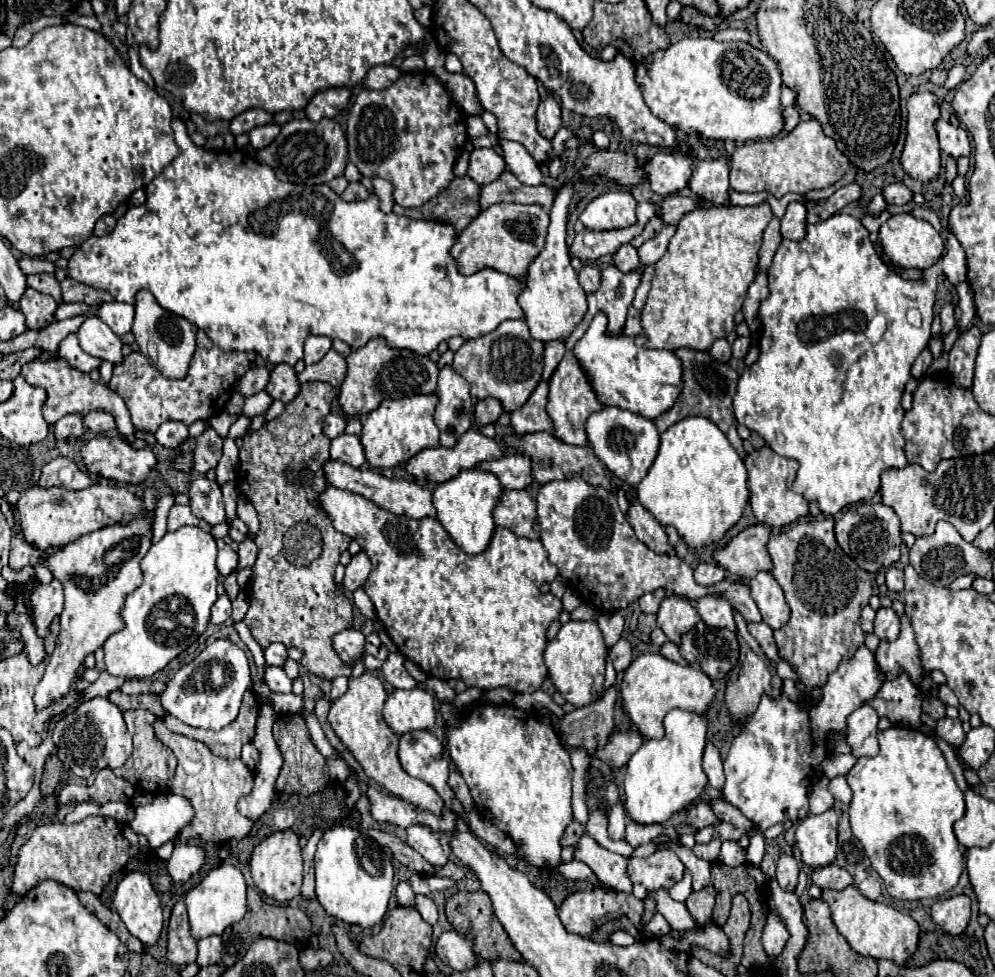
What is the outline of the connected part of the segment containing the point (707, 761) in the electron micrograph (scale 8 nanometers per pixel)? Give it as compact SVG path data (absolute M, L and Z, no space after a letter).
M706 743L704 747L704 757L702 757L702 769L708 777L708 783L712 789L720 791L724 787L724 771L722 771L722 759L720 759L720 751L712 745Z

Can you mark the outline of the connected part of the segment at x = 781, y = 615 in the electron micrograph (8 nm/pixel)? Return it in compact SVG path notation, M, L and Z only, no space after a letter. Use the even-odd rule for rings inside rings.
M760 571L750 581L750 595L756 601L756 605L762 613L762 621L766 625L770 625L772 629L778 629L788 621L790 607L784 599L784 591L780 589L780 585L776 583L776 579L770 573Z

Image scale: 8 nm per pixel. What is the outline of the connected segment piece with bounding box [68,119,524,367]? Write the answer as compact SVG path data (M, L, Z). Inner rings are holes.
M172 119L174 139L180 149L178 157L164 167L164 171L152 179L144 191L146 191L146 203L138 207L130 207L124 217L118 219L118 225L112 233L104 237L92 235L86 243L78 247L78 251L68 261L68 275L80 283L86 283L96 289L108 291L116 301L134 303L134 297L140 289L148 289L156 301L188 319L192 325L202 329L220 349L224 351L256 351L268 363L288 363L294 366L303 359L303 346L305 339L310 335L321 335L330 339L342 339L352 349L358 349L366 345L372 337L384 337L390 347L394 349L410 349L418 355L428 355L438 347L440 341L448 341L450 337L464 337L464 339L476 339L486 333L492 333L502 321L506 319L524 319L524 313L518 305L518 295L524 289L524 281L510 277L506 273L500 273L496 269L480 269L472 275L462 275L456 267L456 261L450 255L450 247L456 243L458 233L448 227L448 223L428 223L418 219L408 219L404 215L396 213L382 213L380 201L376 195L370 195L364 201L344 201L340 195L336 195L326 183L316 185L316 191L306 191L302 185L284 183L276 179L272 167L262 165L254 159L244 161L244 153L210 153L190 139L186 131L186 123L182 119Z

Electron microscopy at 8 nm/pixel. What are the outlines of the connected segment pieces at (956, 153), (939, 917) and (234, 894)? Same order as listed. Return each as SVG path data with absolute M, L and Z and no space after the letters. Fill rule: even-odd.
M938 119L934 123L934 127L936 127L936 133L938 133L938 143L940 143L942 151L952 155L954 159L958 159L962 155L970 155L968 133L962 127L954 127L944 119Z
M956 895L936 901L932 905L932 921L946 933L960 935L970 921L970 899L966 895Z
M222 865L210 871L208 877L198 883L198 887L188 891L186 909L190 933L196 941L210 935L222 935L228 925L240 921L246 913L246 883L240 869L234 865Z

